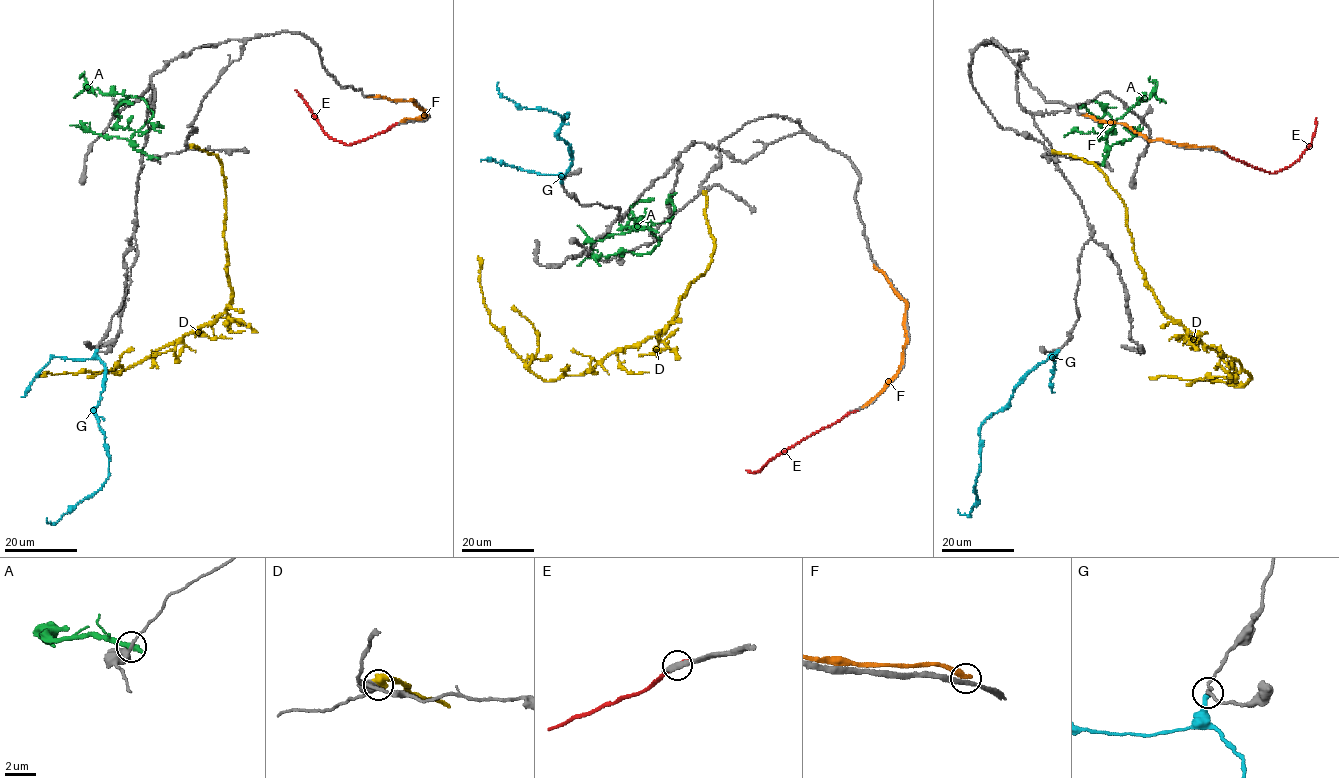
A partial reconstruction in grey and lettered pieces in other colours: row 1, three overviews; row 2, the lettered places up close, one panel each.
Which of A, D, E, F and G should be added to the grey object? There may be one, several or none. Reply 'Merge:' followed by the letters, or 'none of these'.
Merge: none of these

